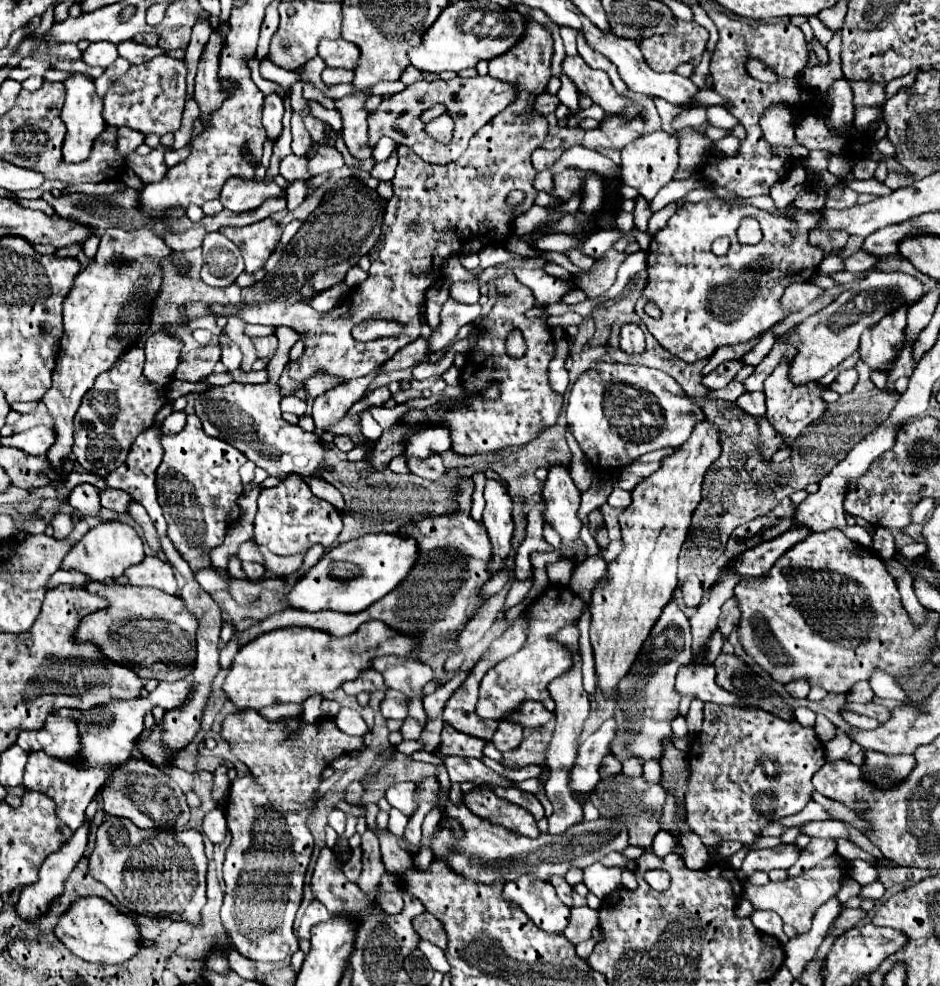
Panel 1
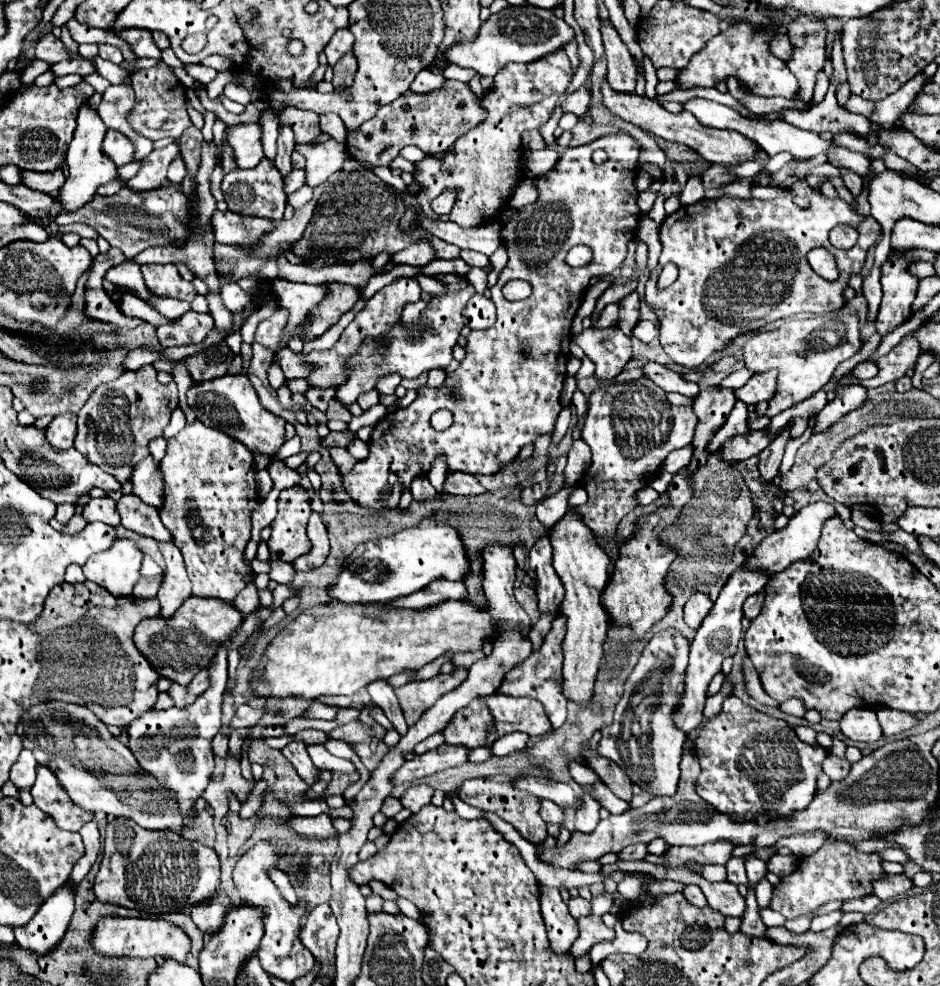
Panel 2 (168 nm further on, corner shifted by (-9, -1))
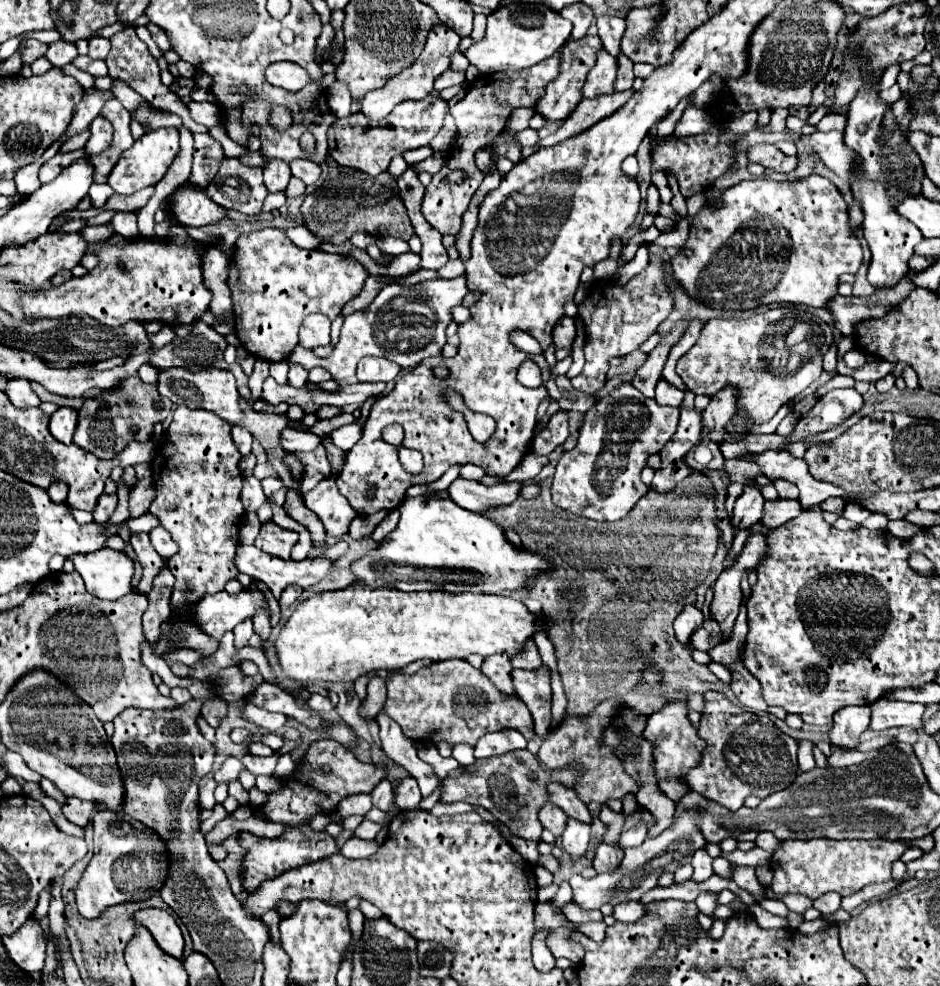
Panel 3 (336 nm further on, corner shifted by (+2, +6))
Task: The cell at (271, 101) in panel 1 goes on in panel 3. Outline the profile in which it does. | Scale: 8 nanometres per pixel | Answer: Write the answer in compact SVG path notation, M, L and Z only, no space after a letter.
M279 158L267 160L267 168L263 168L263 174L265 174L265 186L269 192L285 190L289 184L289 178L291 178L289 164Z

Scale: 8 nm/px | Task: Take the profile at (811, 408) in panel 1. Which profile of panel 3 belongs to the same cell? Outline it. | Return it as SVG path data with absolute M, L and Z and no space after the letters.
M749 478L751 484L747 484L743 488L743 494L735 500L735 508L733 508L733 524L737 528L747 528L753 526L761 516L763 516L763 506L765 506L765 498L761 494L761 490L755 486L755 480Z

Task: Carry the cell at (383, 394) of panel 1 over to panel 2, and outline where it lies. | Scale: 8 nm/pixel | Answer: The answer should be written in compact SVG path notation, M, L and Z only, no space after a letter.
M392 373L392 375L386 375L386 377L382 377L380 381L378 381L376 385L376 389L385 395L392 395L394 391L400 385L400 381L402 381L402 377L400 375L396 375L396 373Z

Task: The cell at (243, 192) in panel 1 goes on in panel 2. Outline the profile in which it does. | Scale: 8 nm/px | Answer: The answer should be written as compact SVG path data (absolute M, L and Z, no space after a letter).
M266 157L254 169L230 171L222 181L222 193L224 193L224 201L228 203L228 209L234 213L266 217L270 221L280 221L284 215L284 207L286 207L284 183L274 163L268 161Z

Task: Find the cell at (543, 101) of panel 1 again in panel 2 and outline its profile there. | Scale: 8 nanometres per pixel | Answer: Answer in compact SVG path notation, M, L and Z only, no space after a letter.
M582 85L578 91L574 91L572 95L568 95L562 103L562 111L564 113L574 113L576 117L582 117L588 111L590 105L590 91L586 85Z

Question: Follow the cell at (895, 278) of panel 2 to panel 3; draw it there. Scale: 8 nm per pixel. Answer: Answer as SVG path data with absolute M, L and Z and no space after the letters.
M877 74L877 78L869 86L861 88L855 100L849 104L845 128L845 144L861 156L861 168L851 180L851 188L853 194L861 200L865 214L861 228L871 250L867 280L871 286L875 286L875 290L895 286L909 272L909 258L915 254L913 248L923 240L919 228L915 228L915 224L895 212L895 204L903 196L921 192L923 166L919 156L907 144L905 134L893 132L891 136L883 136L881 132L881 120L887 104L881 104L877 100L875 84L879 82L879 76L881 74Z

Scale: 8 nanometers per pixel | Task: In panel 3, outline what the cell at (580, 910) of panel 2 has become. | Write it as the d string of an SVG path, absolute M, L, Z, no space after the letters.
M567 902L563 906L563 914L567 916L569 922L589 922L589 920L603 920L603 914L599 910L585 910L579 908L579 904Z

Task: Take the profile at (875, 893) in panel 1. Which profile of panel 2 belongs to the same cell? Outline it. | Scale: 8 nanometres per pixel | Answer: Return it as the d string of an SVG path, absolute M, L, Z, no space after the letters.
M870 895L870 897L860 897L860 899L850 899L850 901L844 901L840 911L842 913L850 913L850 911L858 911L858 913L874 913L878 907L882 905L882 901L876 897L876 895Z

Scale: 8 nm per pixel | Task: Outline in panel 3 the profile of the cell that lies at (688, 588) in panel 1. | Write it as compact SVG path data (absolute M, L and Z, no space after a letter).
M685 604L675 618L675 634L679 642L689 644L689 636L703 624L703 612L695 604Z

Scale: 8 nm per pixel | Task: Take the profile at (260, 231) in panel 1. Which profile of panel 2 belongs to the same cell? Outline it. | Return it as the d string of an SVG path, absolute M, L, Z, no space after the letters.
M214 211L210 219L214 239L226 245L242 245L252 247L264 233L272 229L270 219L238 215L232 211Z

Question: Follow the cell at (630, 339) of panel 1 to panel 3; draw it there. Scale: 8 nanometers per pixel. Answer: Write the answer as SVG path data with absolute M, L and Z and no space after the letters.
M659 380L657 382L657 396L655 396L657 404L663 404L663 406L681 406L683 402L683 390L679 390L677 386L669 384L667 380Z

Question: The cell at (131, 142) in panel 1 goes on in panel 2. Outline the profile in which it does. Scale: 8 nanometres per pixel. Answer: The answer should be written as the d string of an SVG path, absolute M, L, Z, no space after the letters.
M114 129L106 131L106 137L102 141L102 151L106 157L110 157L114 161L116 167L130 163L132 155L134 155L134 147L132 147L130 139L122 137L122 133L114 131Z

